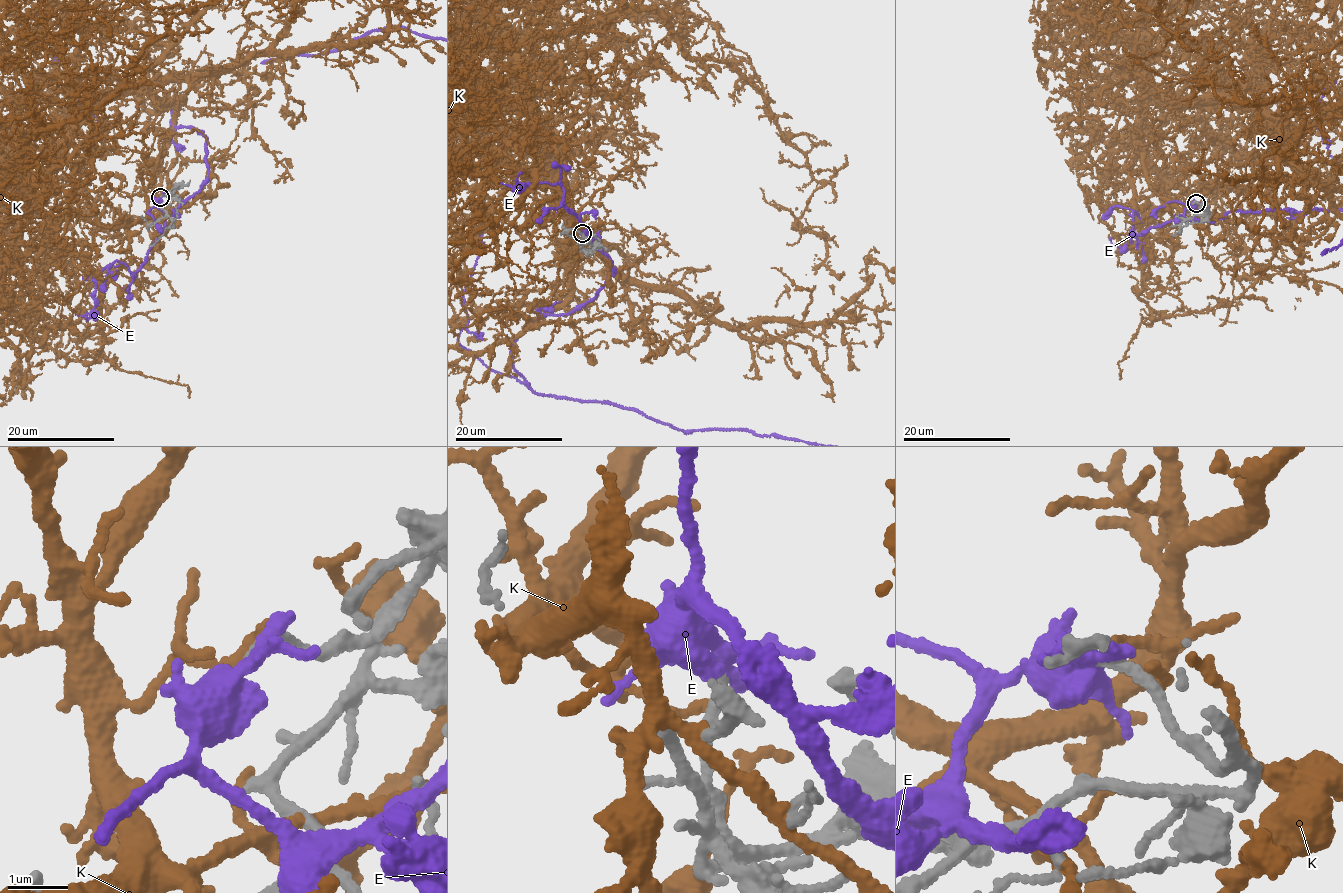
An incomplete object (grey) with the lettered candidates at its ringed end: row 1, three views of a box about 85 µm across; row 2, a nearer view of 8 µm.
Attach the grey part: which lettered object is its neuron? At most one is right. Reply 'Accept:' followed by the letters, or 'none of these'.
Accept: none of these

